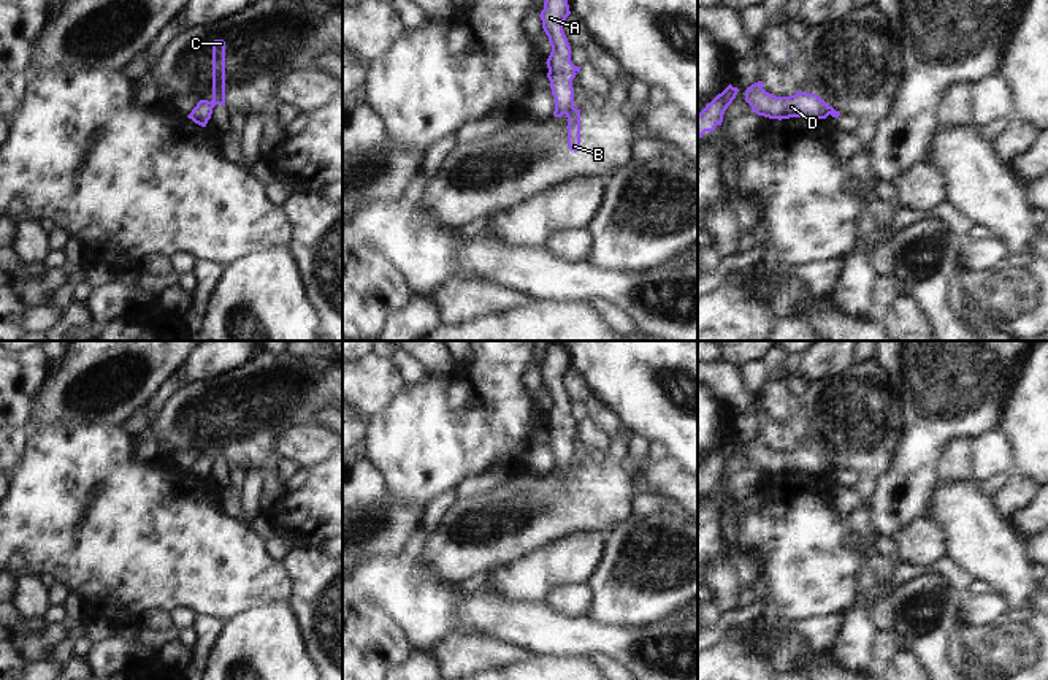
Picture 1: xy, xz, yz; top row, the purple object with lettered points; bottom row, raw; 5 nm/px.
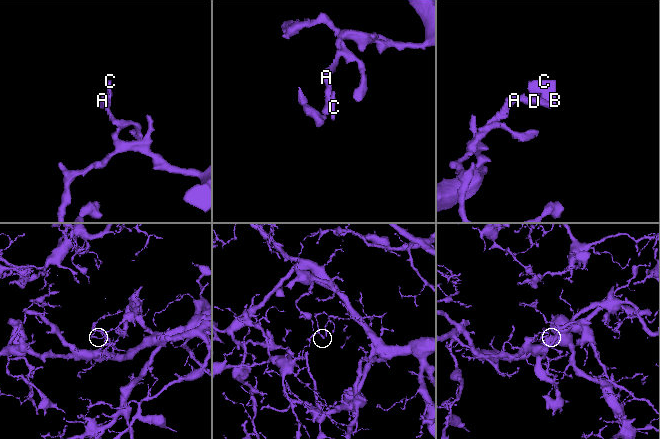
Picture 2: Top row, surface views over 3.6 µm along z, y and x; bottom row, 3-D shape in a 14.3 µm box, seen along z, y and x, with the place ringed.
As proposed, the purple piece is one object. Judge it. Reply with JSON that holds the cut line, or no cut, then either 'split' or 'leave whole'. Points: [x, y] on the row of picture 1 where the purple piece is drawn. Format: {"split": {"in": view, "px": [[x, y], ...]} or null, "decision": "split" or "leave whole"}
{"split": {"in": "xz", "px": [[573, 106], [565, 113]]}, "decision": "split"}

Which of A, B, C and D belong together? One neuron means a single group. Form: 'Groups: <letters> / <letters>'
Groups: A D / B C

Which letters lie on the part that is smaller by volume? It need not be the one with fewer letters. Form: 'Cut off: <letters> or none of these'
Cut off: B, C

